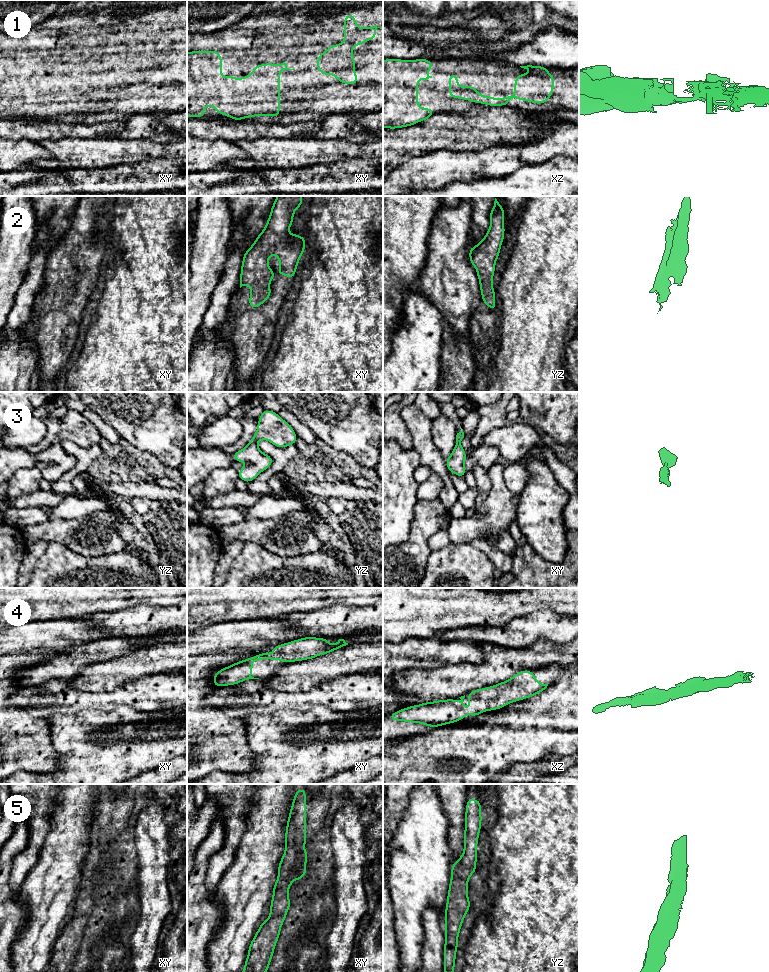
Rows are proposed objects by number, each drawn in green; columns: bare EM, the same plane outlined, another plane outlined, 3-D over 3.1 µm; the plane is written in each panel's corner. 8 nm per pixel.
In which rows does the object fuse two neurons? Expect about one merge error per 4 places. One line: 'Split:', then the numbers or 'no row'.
Split: no row

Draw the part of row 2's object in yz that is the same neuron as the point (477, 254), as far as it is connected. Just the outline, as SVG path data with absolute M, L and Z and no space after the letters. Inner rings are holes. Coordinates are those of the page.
M495 198L494 206L490 211L488 232L476 246L469 249L469 259L476 268L482 301L492 311L496 309L496 294L492 280L495 273L495 263L500 255L500 248L504 240L504 212L505 209Z

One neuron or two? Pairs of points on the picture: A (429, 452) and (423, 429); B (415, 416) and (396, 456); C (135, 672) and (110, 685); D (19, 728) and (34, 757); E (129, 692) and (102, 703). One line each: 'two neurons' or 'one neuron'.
A: one neuron
B: two neurons
C: one neuron
D: one neuron
E: one neuron

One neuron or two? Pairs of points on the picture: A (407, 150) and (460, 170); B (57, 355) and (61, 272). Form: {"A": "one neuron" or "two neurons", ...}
{"A": "two neurons", "B": "one neuron"}

